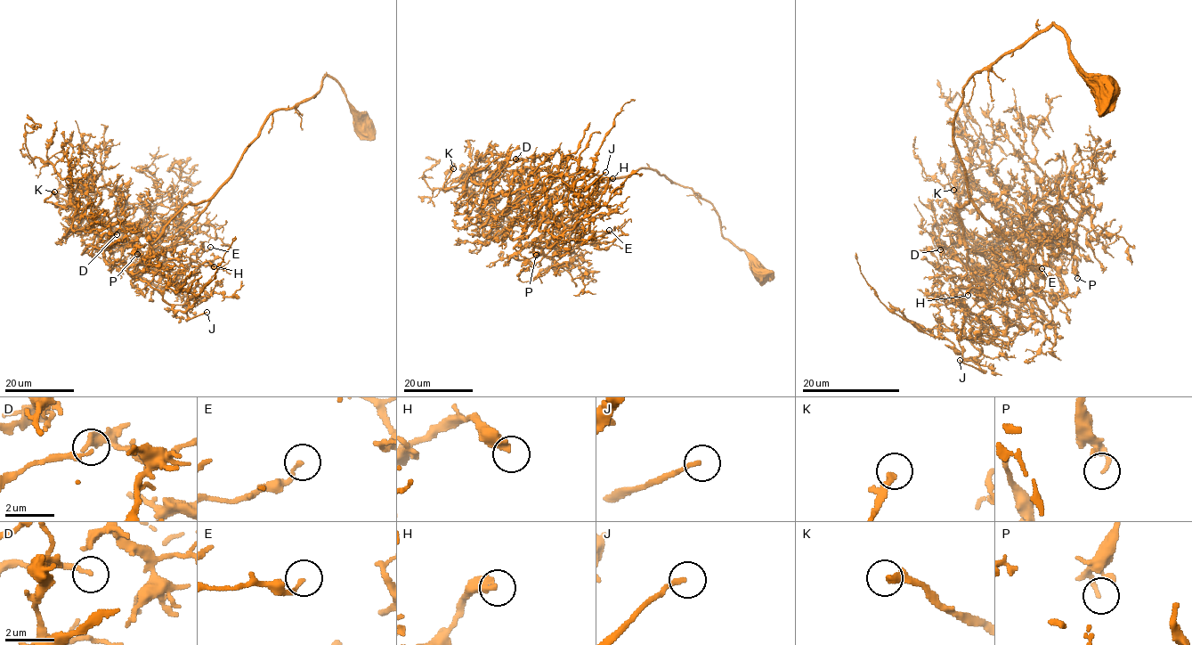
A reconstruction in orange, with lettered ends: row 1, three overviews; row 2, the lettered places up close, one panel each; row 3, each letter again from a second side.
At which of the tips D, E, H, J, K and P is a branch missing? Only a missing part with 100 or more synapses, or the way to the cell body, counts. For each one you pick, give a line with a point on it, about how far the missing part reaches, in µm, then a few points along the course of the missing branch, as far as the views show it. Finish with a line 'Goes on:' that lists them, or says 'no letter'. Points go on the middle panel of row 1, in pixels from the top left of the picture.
J: Place: (605, 172). Missing length about 20 µm. Course of what is missing: (605, 172), (628, 178), (638, 187), (644, 183), (644, 172)
K: Place: (453, 168). Missing length about 30 µm. Course of what is missing: (453, 168), (439, 171), (445, 157), (439, 151), (442, 149)
Goes on: J, K

